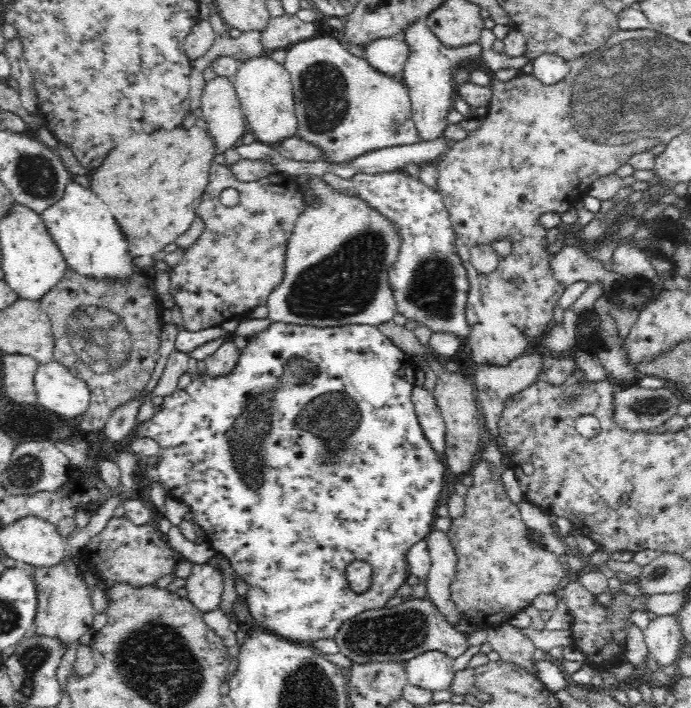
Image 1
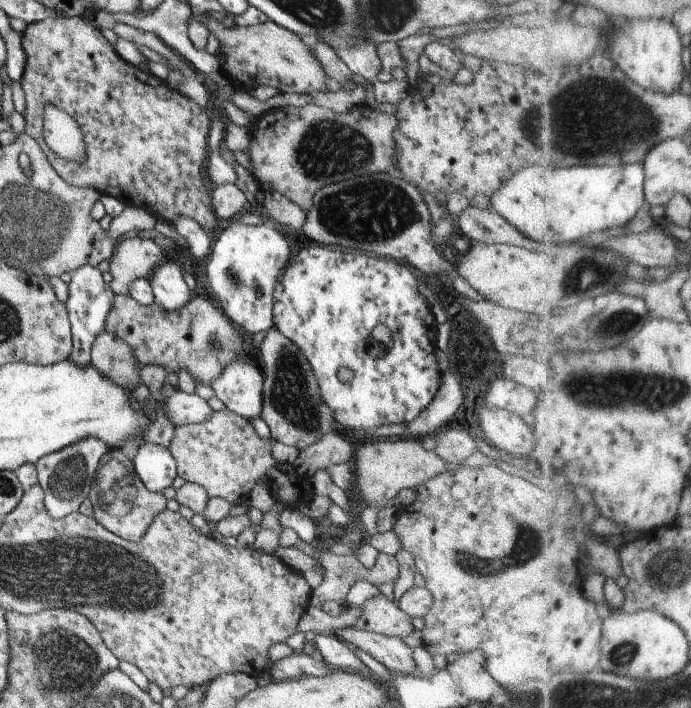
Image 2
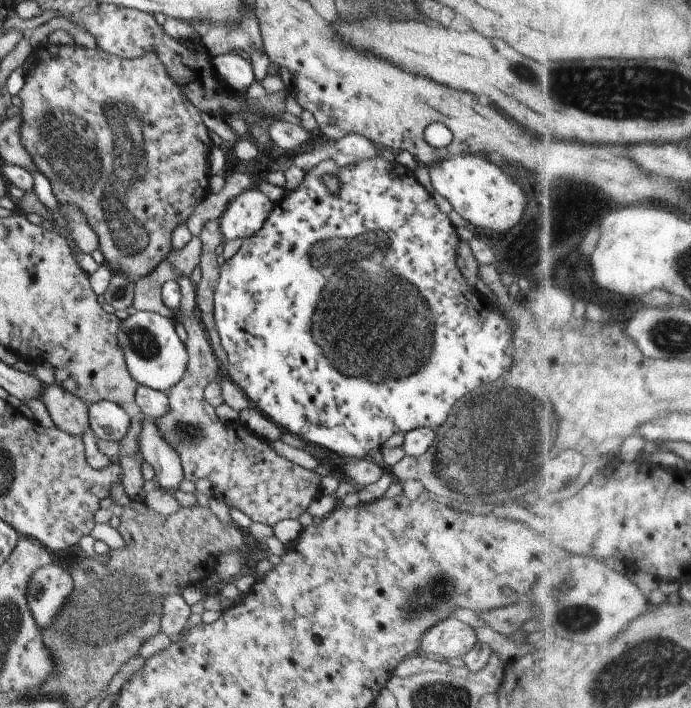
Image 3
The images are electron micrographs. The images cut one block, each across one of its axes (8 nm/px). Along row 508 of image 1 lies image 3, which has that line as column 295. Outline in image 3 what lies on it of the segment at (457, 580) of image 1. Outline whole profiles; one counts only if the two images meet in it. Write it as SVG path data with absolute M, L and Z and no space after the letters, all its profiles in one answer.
M179 310L175 322L180 322L188 334L184 341L186 352L188 352L188 364L182 380L174 384L166 393L170 404L168 414L155 419L155 422L164 440L178 452L185 478L193 483L199 478L209 479L216 499L224 501L230 508L240 510L255 523L263 523L273 528L282 520L297 519L300 514L307 512L307 508L316 498L321 496L318 488L321 476L279 456L266 440L248 431L240 421L222 422L218 418L215 408L206 401L204 390L210 382L220 378L223 368L214 356L212 346L208 342L208 335L198 315L186 316Z

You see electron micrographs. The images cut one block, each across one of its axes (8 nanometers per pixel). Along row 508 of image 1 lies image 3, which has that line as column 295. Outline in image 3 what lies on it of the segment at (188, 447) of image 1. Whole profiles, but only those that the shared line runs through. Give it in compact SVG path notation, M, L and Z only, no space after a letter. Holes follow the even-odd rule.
M380 156L364 158L346 167L338 167L332 158L326 158L304 173L300 186L274 203L264 226L251 238L244 239L240 250L220 268L213 308L216 330L228 356L223 374L242 390L252 407L282 431L344 458L365 458L370 450L381 449L394 434L406 434L419 427L438 429L461 399L504 376L514 361L513 323L501 311L502 306L467 284L456 263L460 241L456 227L408 168ZM324 174L338 178L338 192L330 192L324 186Z

